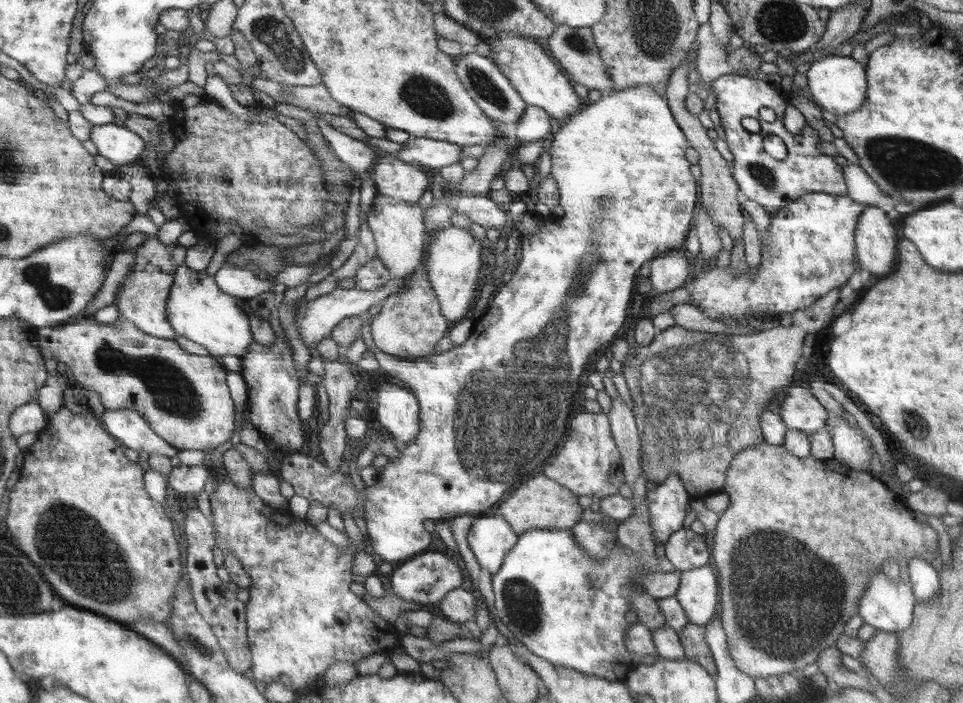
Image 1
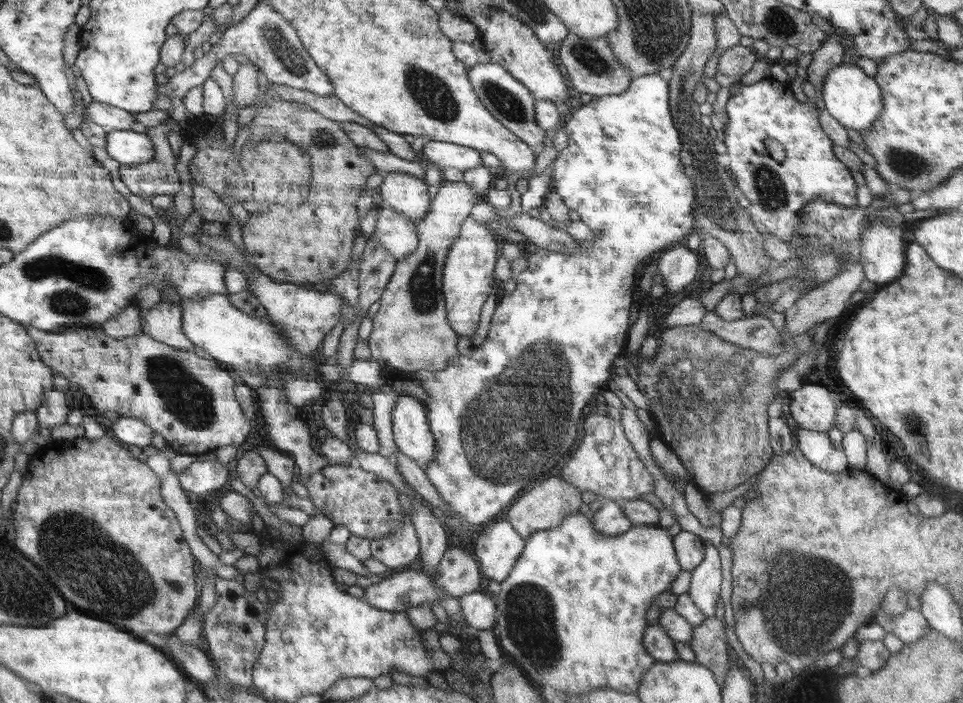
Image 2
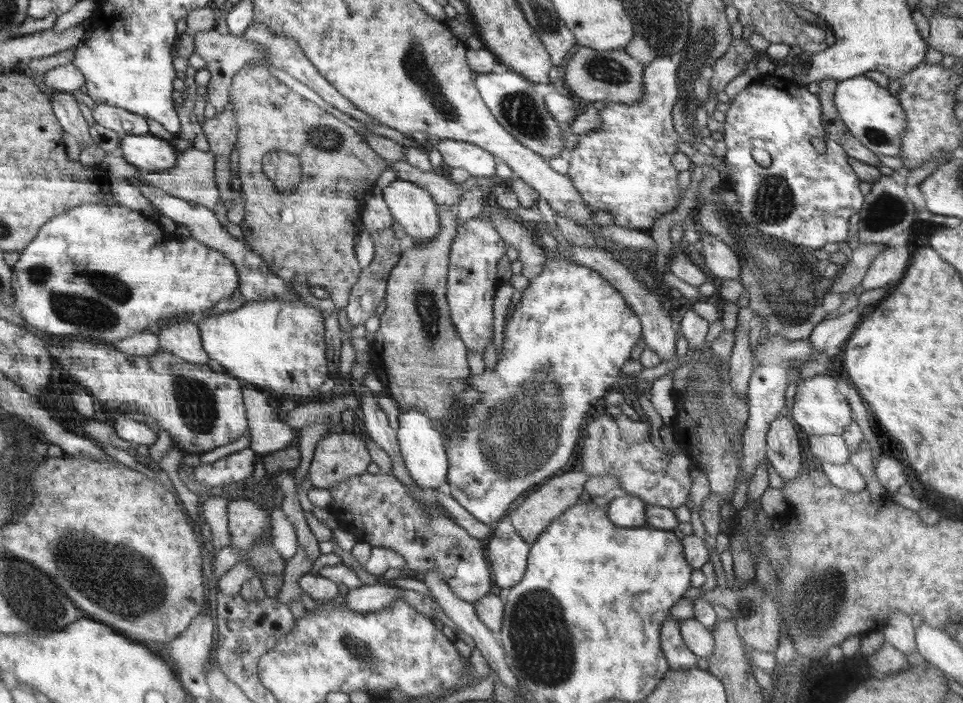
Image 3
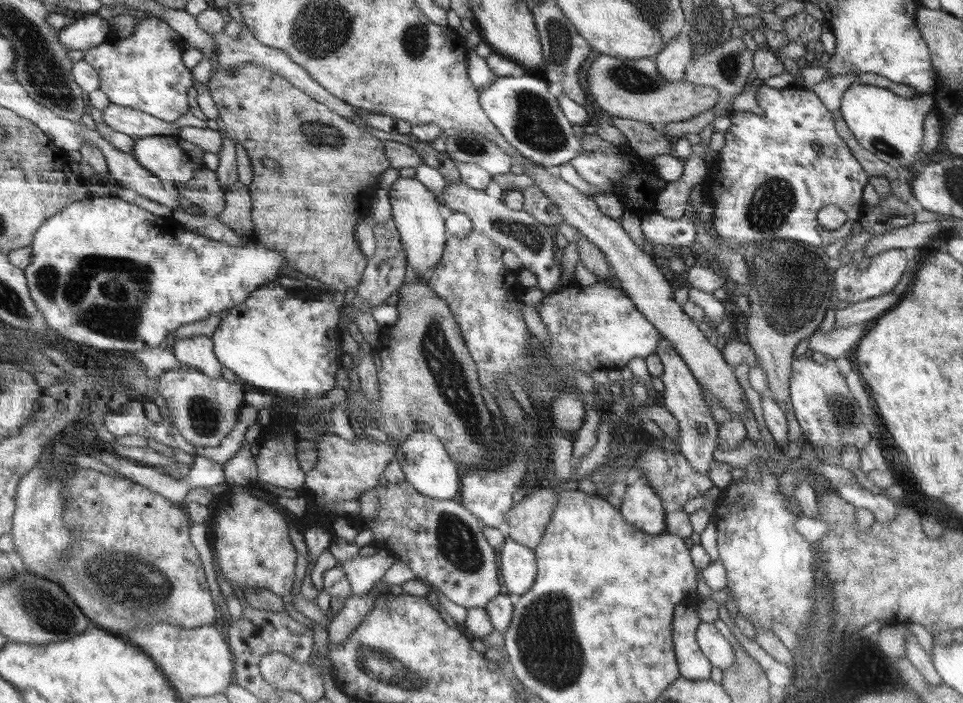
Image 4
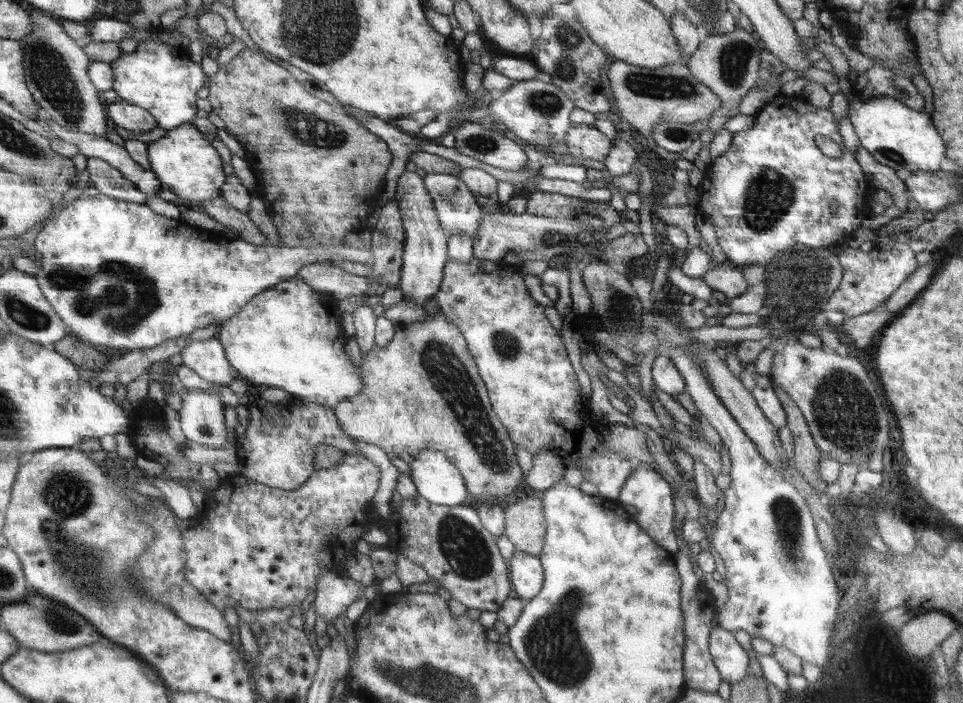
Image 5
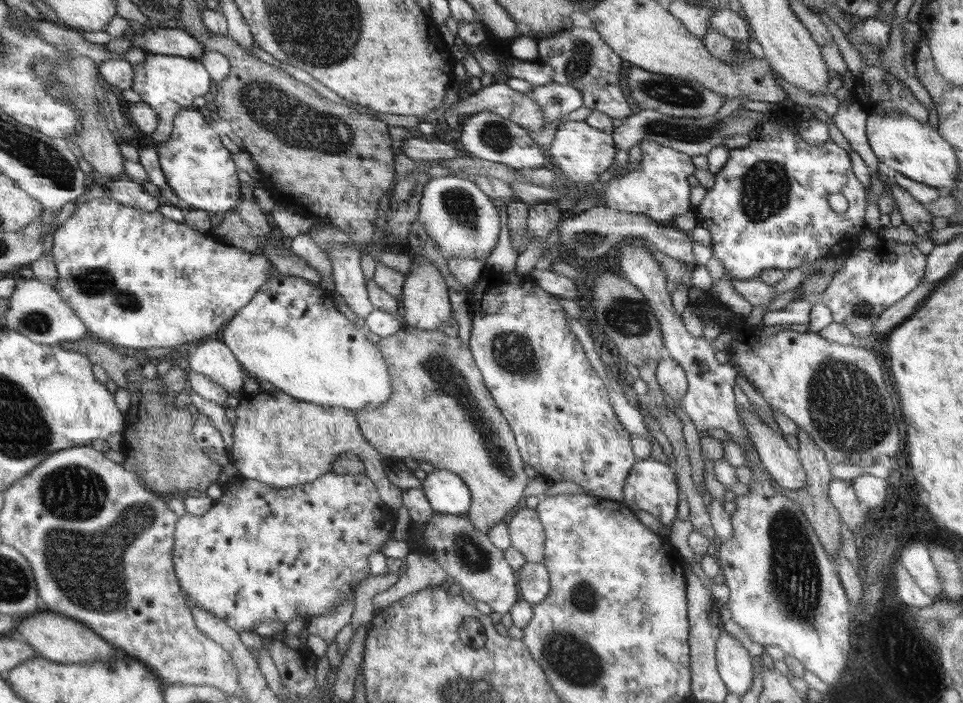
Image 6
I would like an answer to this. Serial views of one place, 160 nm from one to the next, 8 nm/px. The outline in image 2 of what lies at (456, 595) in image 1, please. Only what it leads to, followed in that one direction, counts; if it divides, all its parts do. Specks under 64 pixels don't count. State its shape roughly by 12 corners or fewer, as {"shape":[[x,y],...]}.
{"shape":[[490,593],[459,598],[461,616],[472,628],[491,630],[497,608]]}

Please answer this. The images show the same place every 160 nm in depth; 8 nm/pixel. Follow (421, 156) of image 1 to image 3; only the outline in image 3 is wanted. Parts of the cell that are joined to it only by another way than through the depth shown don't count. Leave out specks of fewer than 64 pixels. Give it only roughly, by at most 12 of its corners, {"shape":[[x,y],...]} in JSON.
{"shape":[[441,140],[443,163],[496,178],[498,158],[476,144]]}

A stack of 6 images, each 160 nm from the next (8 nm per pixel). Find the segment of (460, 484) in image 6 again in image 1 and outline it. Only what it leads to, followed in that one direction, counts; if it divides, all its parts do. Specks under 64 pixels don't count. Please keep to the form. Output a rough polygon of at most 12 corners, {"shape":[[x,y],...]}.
{"shape":[[378,386],[376,416],[400,446],[421,430],[420,402],[406,387]]}

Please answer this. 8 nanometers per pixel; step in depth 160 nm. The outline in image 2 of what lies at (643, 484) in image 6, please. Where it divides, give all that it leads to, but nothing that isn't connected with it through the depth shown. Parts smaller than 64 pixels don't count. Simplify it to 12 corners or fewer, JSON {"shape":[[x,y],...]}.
{"shape":[[618,501],[593,514],[593,529],[604,536],[634,525]]}

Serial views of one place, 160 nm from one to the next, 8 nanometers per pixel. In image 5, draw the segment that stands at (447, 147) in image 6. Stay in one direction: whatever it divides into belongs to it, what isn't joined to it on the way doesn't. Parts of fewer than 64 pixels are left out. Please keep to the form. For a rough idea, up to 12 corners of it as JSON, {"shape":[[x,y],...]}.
{"shape":[[344,104],[339,108],[385,140],[395,154],[375,206],[395,199],[396,181],[421,140],[389,121]]}

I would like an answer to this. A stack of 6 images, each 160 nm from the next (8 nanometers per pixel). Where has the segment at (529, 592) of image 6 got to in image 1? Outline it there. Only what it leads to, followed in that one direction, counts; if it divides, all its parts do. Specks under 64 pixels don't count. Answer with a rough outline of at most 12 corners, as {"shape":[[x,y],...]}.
{"shape":[[498,513],[466,536],[481,568],[501,570],[518,532]]}

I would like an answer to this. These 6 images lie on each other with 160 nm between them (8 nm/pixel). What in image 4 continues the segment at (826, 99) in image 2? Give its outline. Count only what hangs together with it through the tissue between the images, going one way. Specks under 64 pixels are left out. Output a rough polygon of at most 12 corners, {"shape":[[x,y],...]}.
{"shape":[[858,82],[844,91],[844,122],[895,169],[928,161],[923,122],[932,94],[907,99]]}

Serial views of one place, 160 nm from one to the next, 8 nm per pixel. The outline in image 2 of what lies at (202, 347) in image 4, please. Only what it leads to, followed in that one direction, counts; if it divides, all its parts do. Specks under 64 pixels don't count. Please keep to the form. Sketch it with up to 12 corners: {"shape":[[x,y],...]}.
{"shape":[[161,299],[141,310],[140,327],[172,348],[194,353],[182,333],[180,304]]}

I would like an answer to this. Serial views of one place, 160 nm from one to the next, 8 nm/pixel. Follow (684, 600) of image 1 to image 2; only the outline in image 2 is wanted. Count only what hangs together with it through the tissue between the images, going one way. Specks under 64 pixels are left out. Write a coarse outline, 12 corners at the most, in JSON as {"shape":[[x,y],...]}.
{"shape":[[706,541],[687,594],[706,619],[720,609],[719,549]]}

